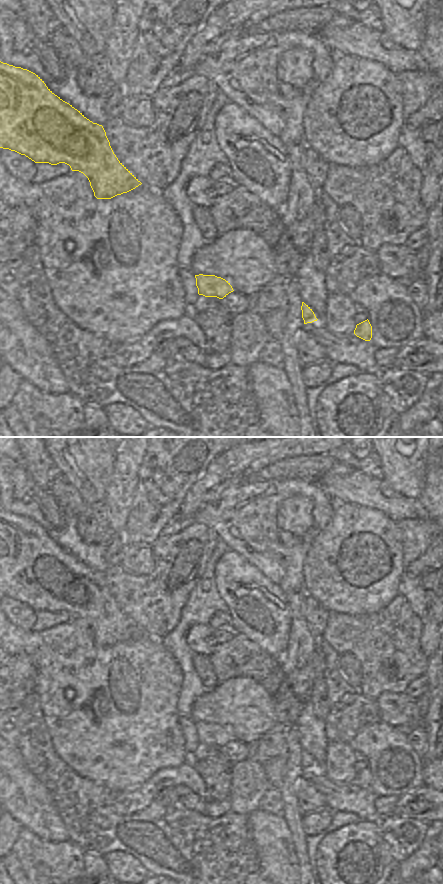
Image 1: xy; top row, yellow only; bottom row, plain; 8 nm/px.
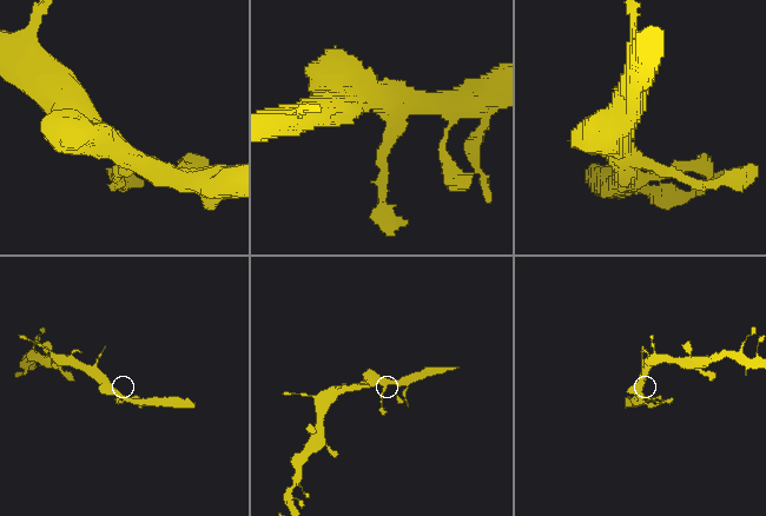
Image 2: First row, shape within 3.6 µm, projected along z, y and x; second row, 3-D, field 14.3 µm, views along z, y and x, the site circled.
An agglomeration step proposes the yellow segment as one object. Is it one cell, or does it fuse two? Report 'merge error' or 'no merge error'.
no merge error

